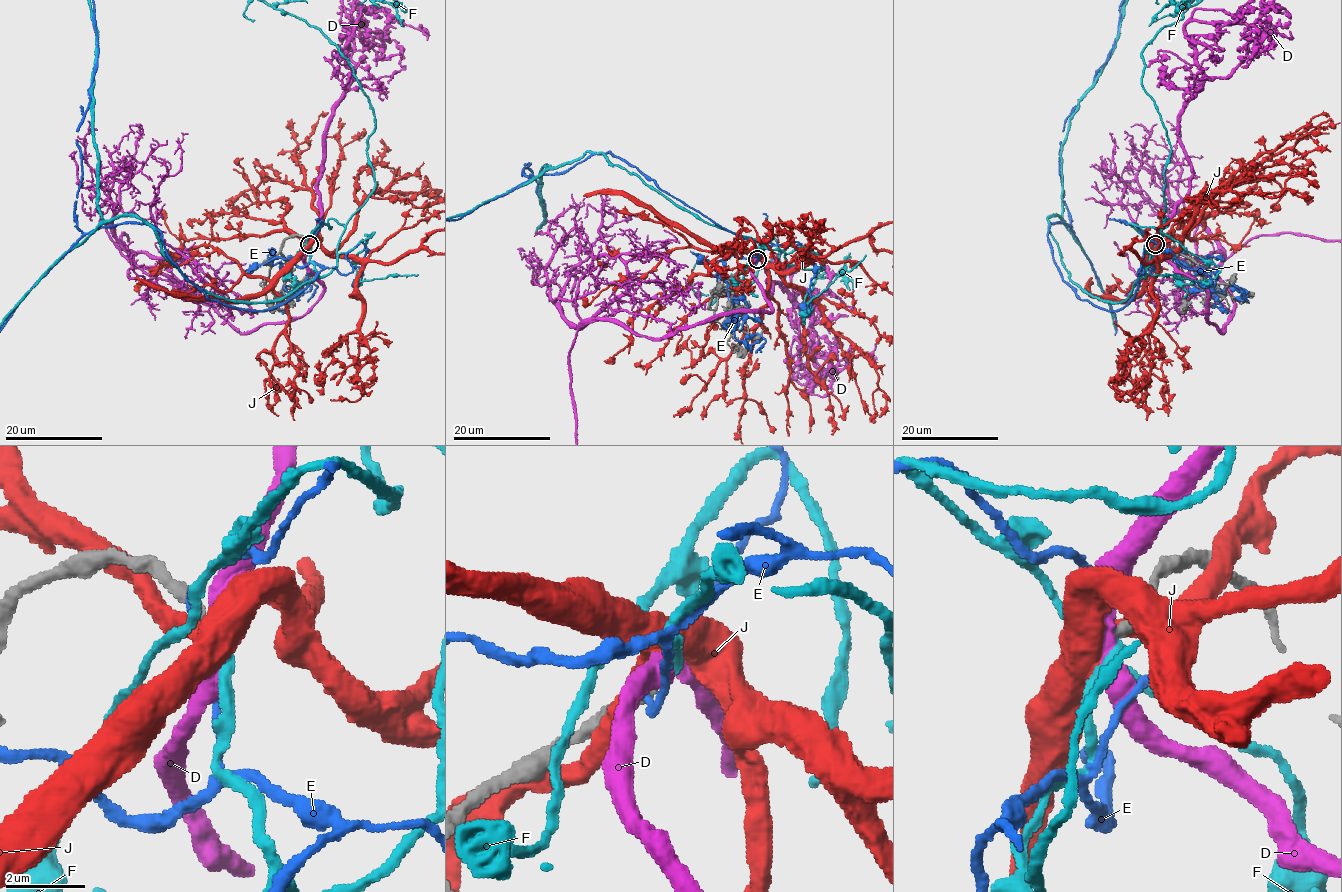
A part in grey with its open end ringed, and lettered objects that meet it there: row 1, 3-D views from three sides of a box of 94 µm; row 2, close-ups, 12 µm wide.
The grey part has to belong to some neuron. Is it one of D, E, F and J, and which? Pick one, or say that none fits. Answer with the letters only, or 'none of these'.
F

